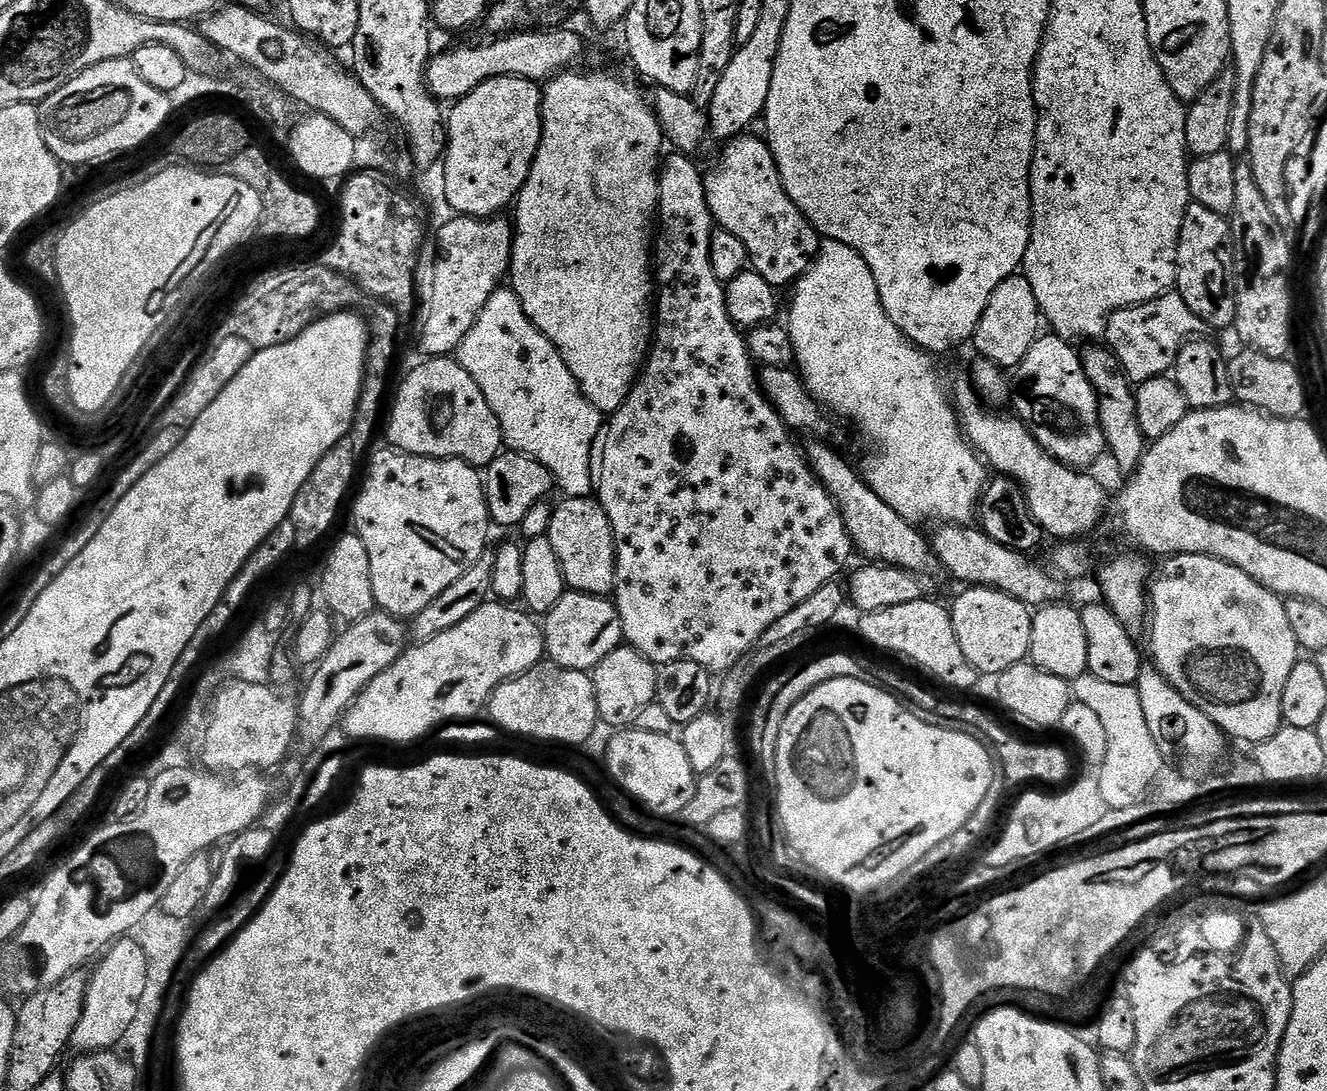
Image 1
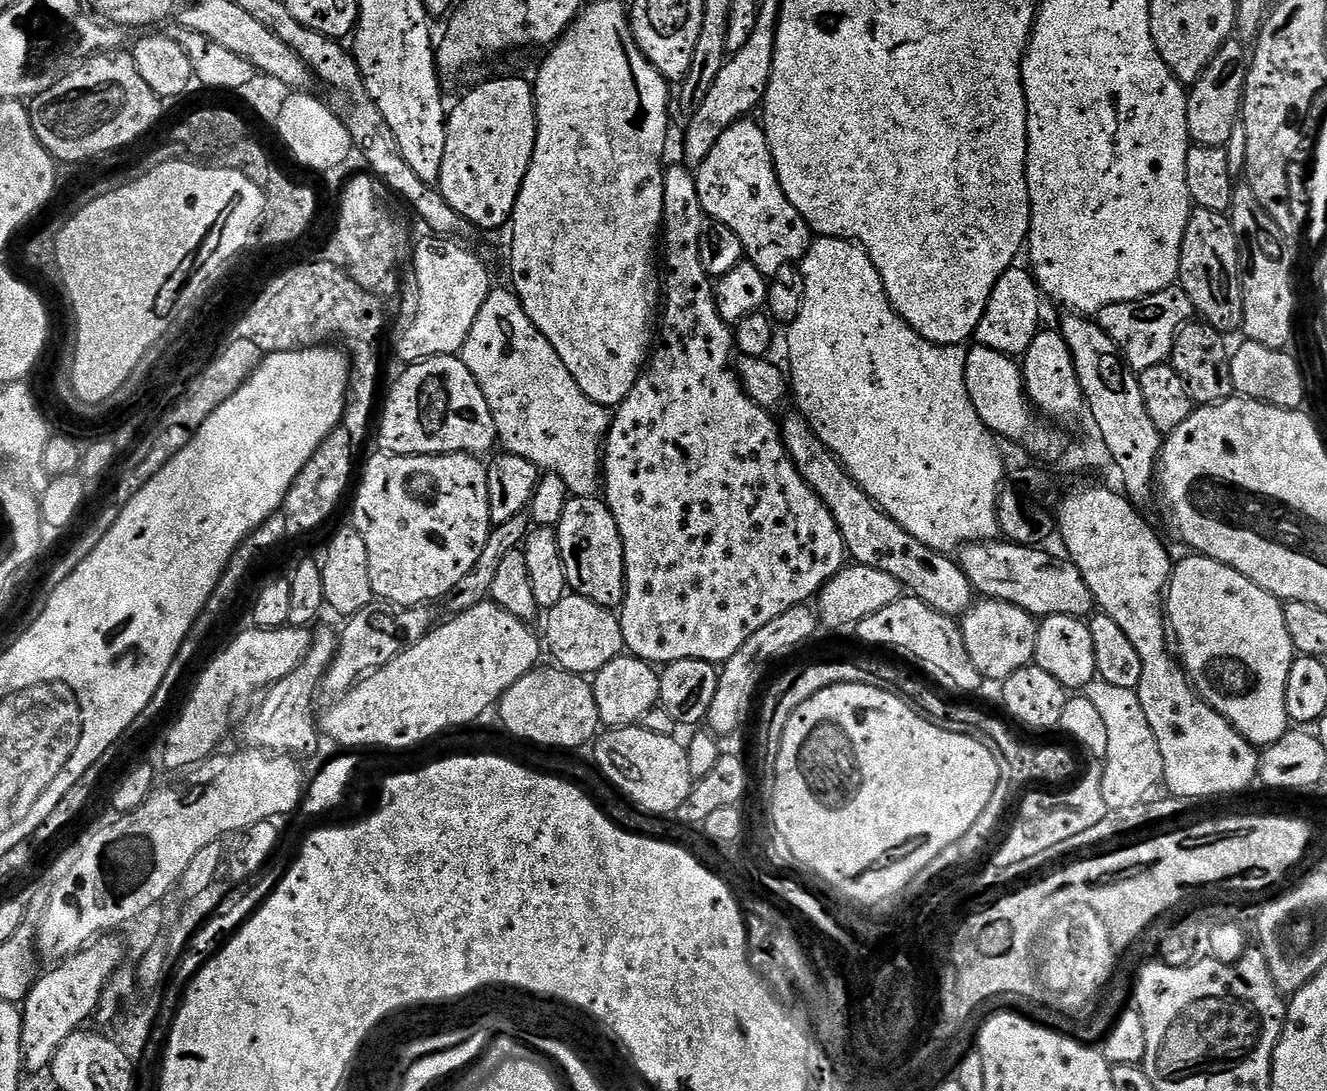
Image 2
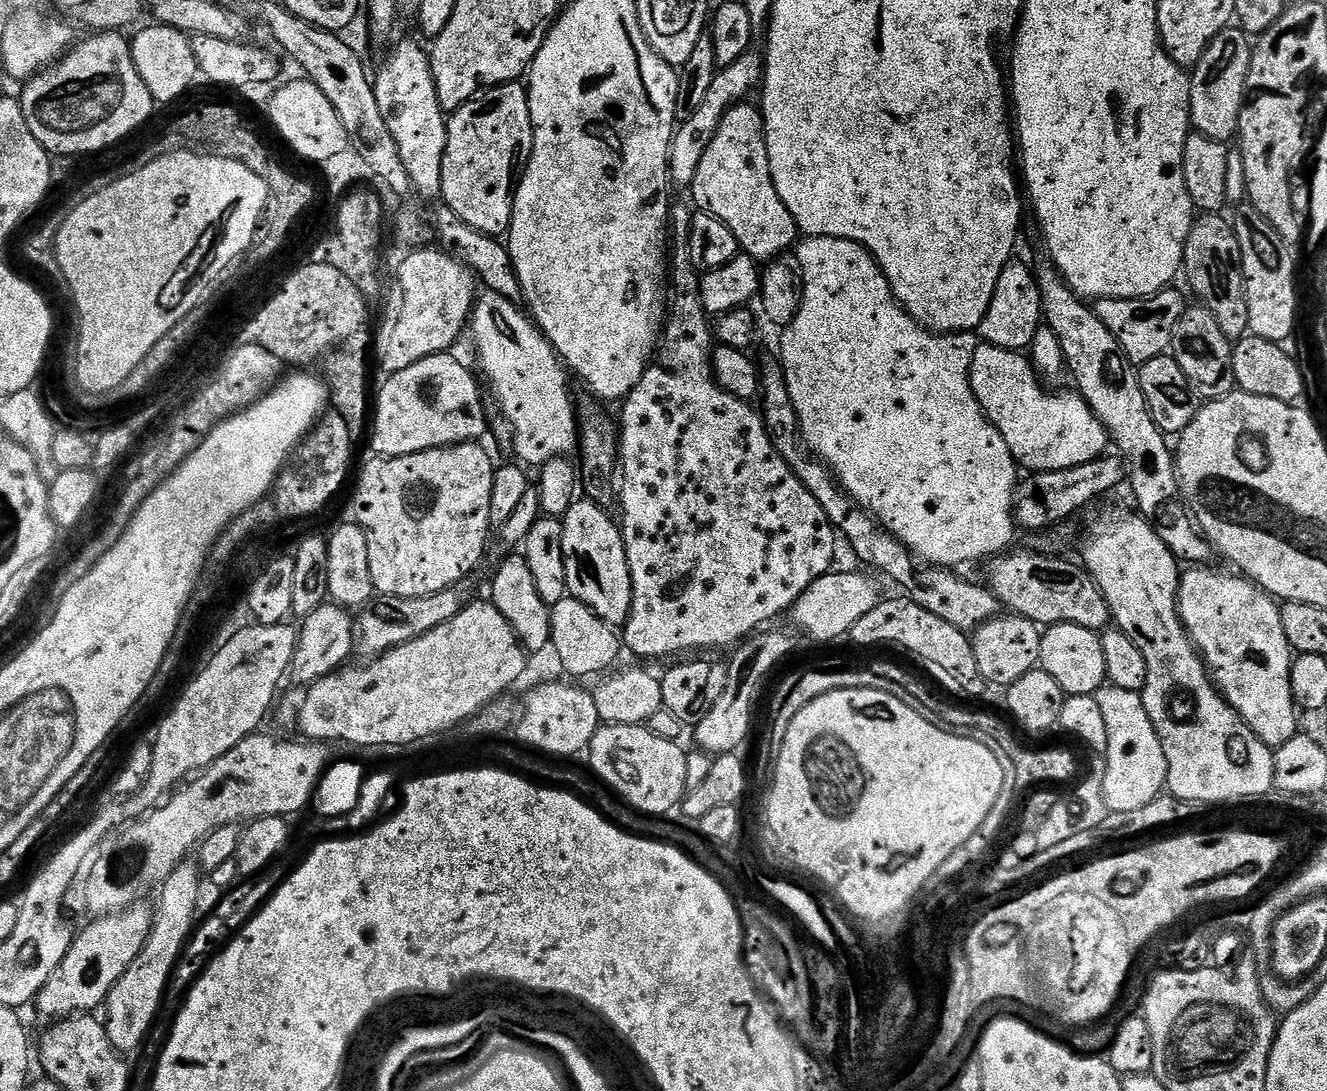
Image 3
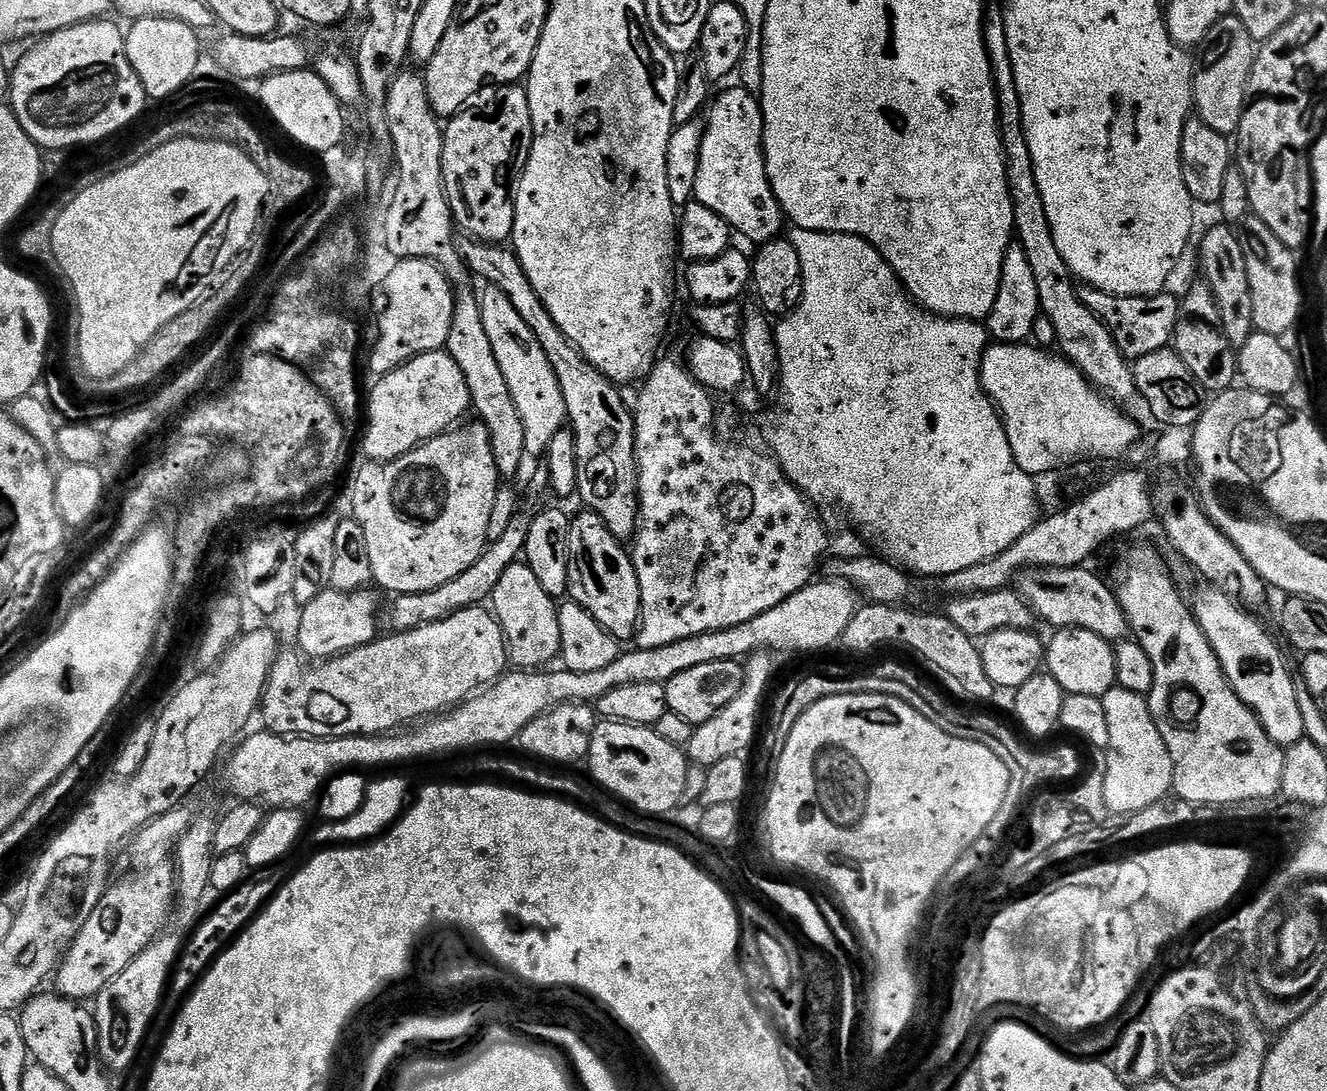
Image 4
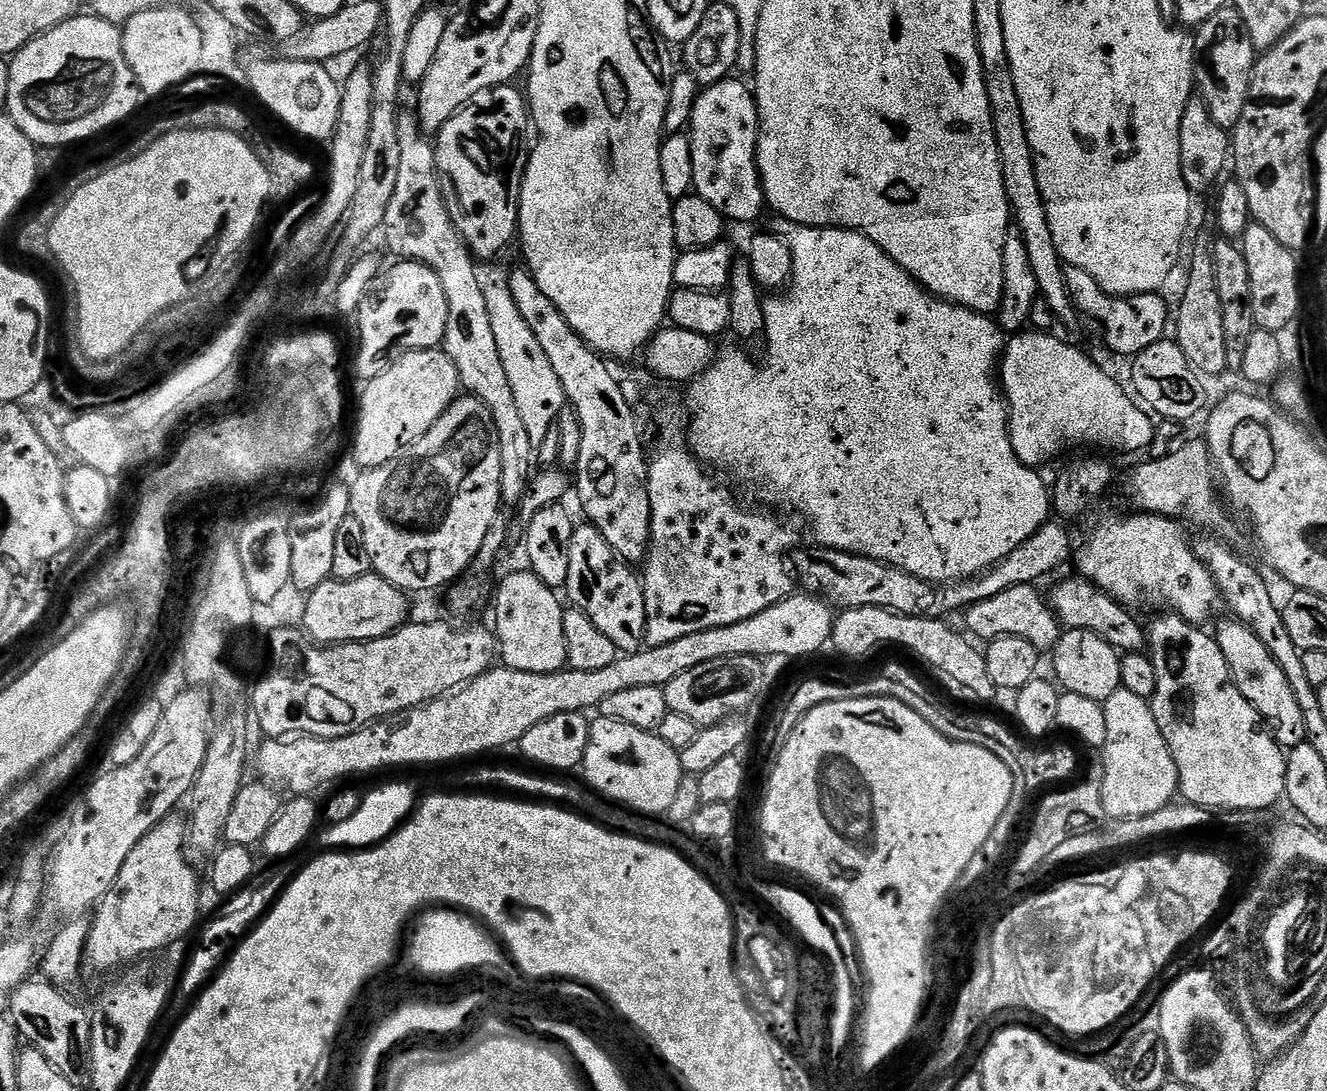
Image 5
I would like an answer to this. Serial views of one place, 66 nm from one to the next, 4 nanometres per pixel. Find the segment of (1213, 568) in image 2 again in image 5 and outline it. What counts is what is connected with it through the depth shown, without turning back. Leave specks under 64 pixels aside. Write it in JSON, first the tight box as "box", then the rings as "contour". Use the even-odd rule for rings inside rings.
{"box":[1214,618,1306,750],"contour":[[[1236,618],[1229,619],[1220,629],[1215,629],[1214,635],[1232,671],[1232,683],[1252,703],[1254,710],[1258,710],[1277,744],[1285,750],[1297,748],[1306,741],[1306,722],[1286,674],[1247,625]]]}

